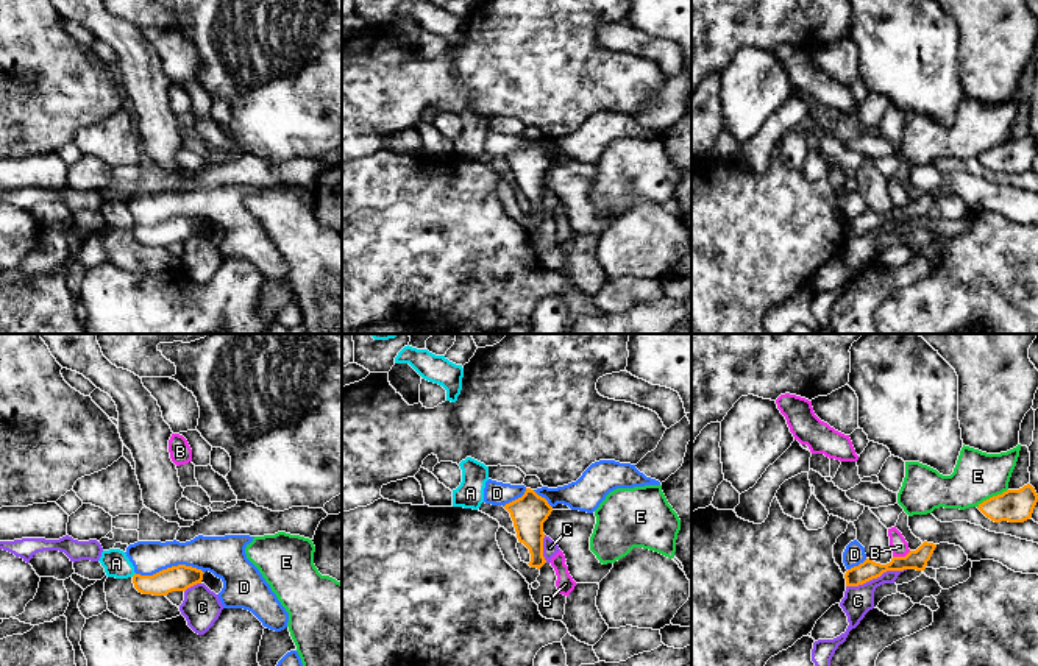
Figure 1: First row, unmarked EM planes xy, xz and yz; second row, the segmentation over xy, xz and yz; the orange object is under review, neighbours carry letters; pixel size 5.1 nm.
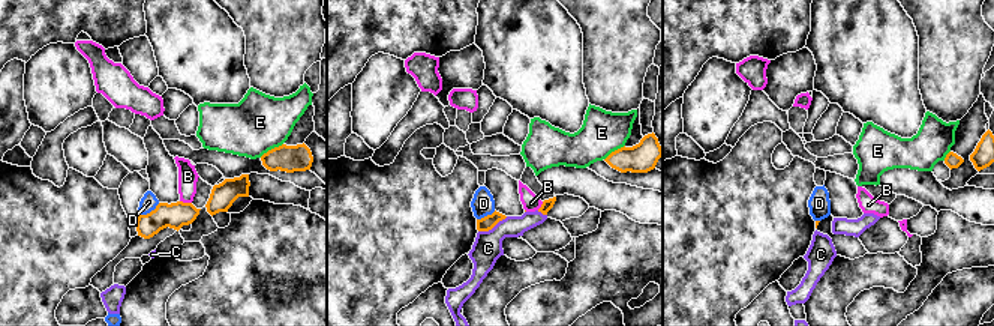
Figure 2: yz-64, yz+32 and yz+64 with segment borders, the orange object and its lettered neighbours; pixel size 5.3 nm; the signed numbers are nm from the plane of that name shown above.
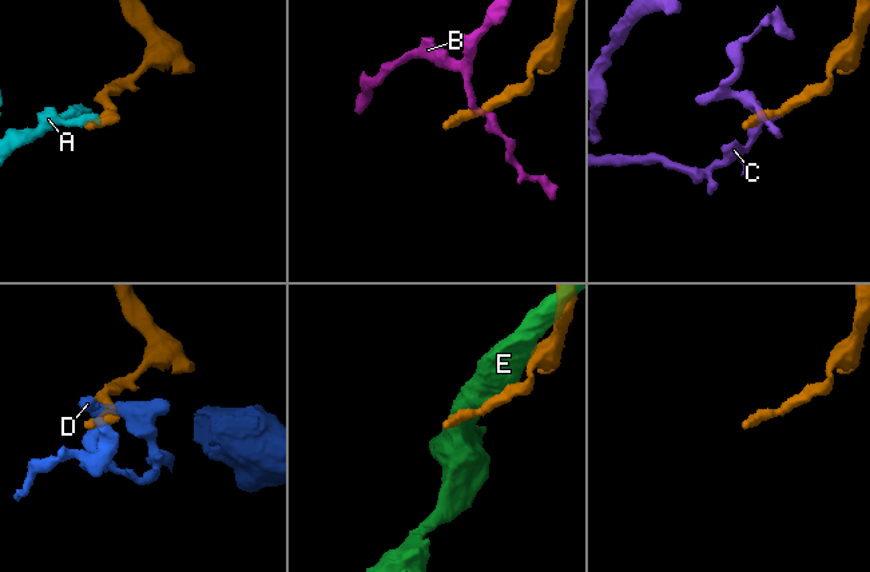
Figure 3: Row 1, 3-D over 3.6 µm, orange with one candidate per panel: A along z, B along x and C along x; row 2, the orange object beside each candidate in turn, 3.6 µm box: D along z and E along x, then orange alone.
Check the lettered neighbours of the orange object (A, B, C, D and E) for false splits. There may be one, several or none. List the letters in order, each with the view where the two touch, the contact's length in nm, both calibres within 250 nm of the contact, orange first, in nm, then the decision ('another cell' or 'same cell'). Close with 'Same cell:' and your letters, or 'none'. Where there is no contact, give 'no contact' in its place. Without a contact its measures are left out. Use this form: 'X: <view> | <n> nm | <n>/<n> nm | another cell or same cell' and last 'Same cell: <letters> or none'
A: no contact | another cell
B: yz | 100 nm | 100/90 nm | another cell
C: yz | 320 nm | 100/150 nm | another cell
D: xy | 360 nm | 130/190 nm | another cell
E: yz | 190 nm | 180/260 nm | another cell
Same cell: none

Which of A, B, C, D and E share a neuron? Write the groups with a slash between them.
A / B / C / D / E

